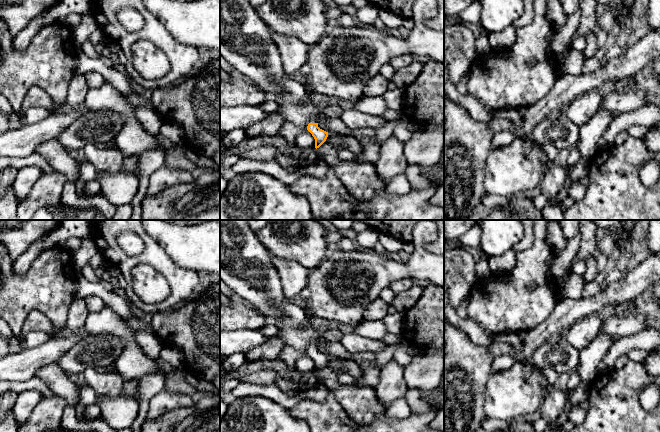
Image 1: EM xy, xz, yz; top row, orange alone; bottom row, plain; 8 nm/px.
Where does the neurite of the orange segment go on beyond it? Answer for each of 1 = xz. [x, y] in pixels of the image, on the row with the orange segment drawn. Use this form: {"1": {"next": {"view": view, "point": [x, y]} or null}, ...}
{"1": {"next": {"view": "xz", "point": [313, 119]}}}

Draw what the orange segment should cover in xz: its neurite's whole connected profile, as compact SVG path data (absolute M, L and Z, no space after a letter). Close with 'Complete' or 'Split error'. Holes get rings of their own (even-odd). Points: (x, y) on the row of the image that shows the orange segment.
M315 115L311 116L310 123L307 126L307 130L312 134L315 139L315 148L319 148L327 139L328 132L318 127L318 120Z. Split error

